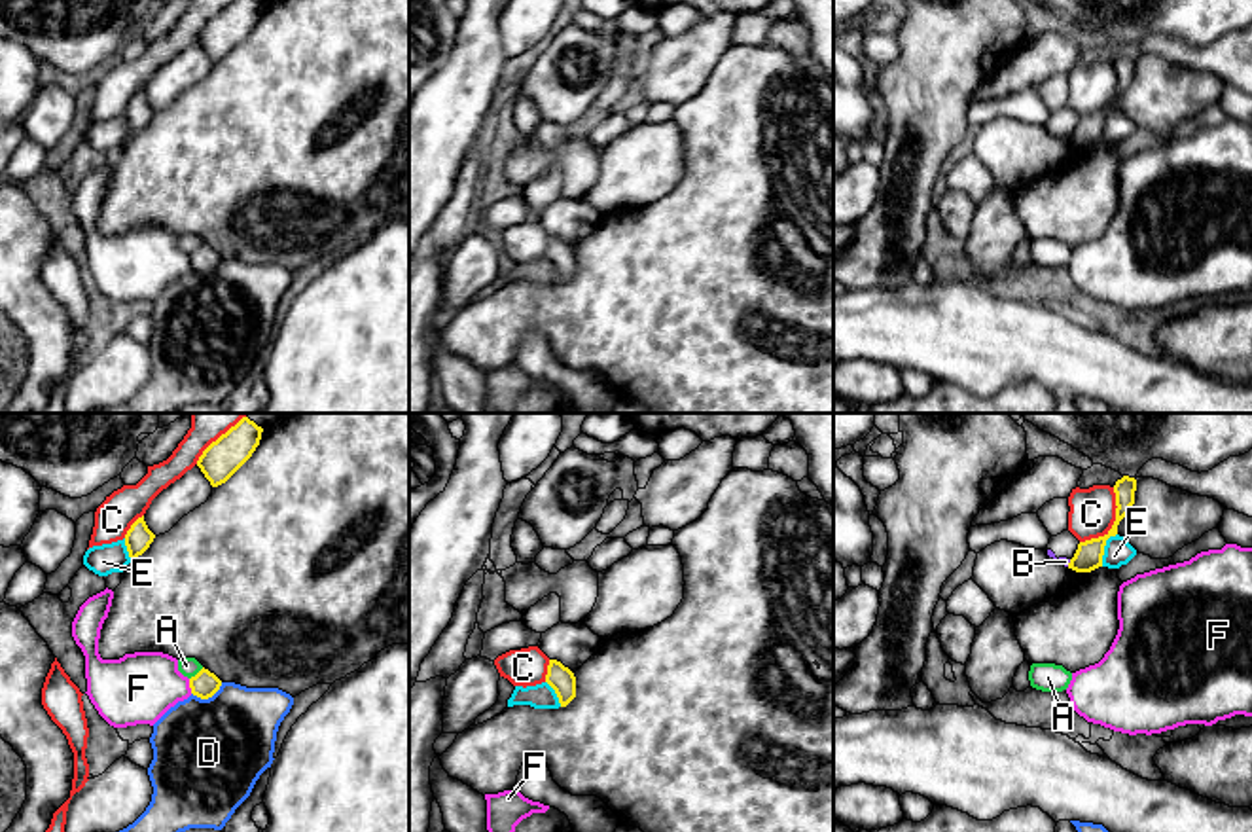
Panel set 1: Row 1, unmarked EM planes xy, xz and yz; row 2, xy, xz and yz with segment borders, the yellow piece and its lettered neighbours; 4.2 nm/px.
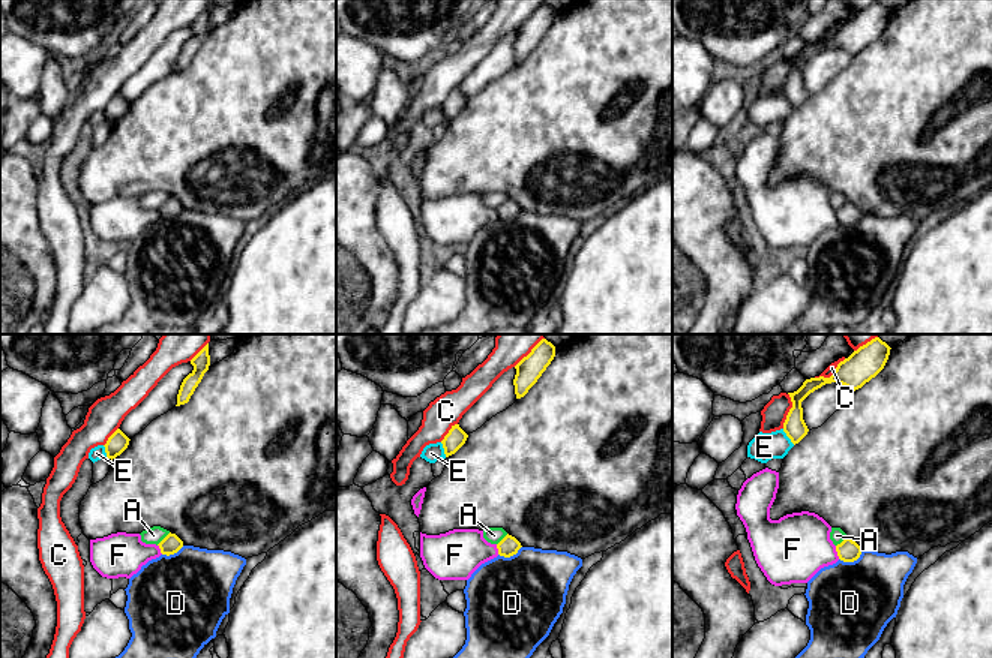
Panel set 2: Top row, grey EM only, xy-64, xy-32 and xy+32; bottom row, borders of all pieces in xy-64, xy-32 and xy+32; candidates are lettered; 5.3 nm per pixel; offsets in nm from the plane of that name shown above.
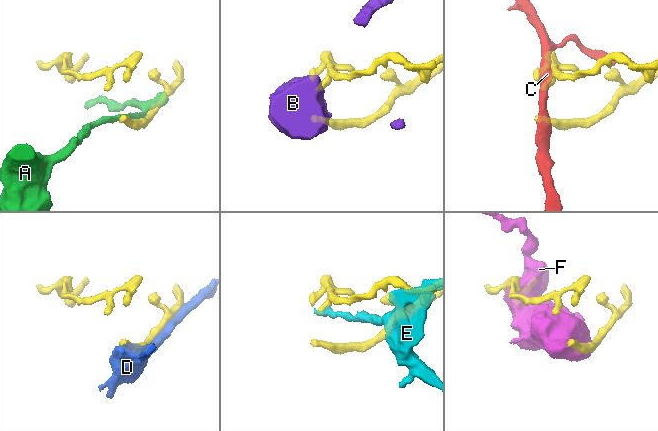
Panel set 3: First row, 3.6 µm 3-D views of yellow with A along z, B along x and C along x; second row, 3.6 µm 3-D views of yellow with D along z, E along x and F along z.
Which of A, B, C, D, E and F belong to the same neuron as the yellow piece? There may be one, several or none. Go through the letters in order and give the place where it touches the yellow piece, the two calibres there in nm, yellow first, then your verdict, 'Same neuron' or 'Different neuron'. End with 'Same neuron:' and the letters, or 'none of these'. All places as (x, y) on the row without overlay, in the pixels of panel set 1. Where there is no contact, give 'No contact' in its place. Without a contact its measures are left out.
A: Touches yellow at xy (197, 249). Thickness 110 nm (yellow) against 80 nm. Different neuron
B: Touches yellow at yz (1069, 139). Thickness 120 nm (yellow) against 40 nm. Different neuron
C: Touches yellow at yz (1114, 99). Thickness 120 nm (yellow) against 190 nm. Different neuron
D: Touches yellow at xy (207, 273). Thickness 110 nm (yellow) against 460 nm. Different neuron
E: Touches yellow at yz (1103, 124). Thickness 120 nm (yellow) against 120 nm. Different neuron
F: Touches yellow at xy (190, 262). Thickness 110 nm (yellow) against 300 nm. Different neuron
Same neuron: none of these

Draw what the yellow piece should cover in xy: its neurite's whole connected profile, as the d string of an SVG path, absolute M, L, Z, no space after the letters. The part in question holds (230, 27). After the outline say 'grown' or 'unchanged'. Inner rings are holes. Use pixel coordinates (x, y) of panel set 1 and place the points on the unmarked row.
M235 0L203 27L197 42L212 63L225 59L252 32L261 8L258 0Z | unchanged

